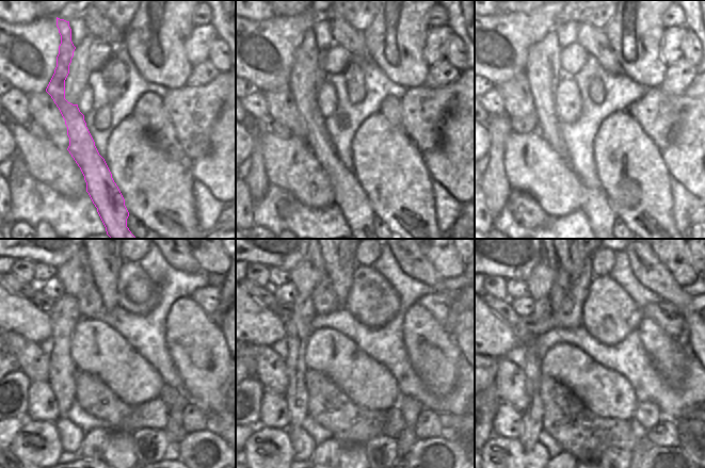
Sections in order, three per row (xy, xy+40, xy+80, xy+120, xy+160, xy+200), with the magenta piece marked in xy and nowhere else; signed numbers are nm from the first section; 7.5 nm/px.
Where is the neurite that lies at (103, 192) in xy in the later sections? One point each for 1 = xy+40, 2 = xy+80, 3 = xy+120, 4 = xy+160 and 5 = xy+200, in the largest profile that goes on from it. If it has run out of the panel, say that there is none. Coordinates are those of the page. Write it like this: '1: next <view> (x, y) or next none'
1: next xy+40 (349, 196)
2: next xy+80 (543, 69)
3: next xy+120 (64, 315)
4: next xy+160 (299, 328)
5: next xy+200 (532, 369)

